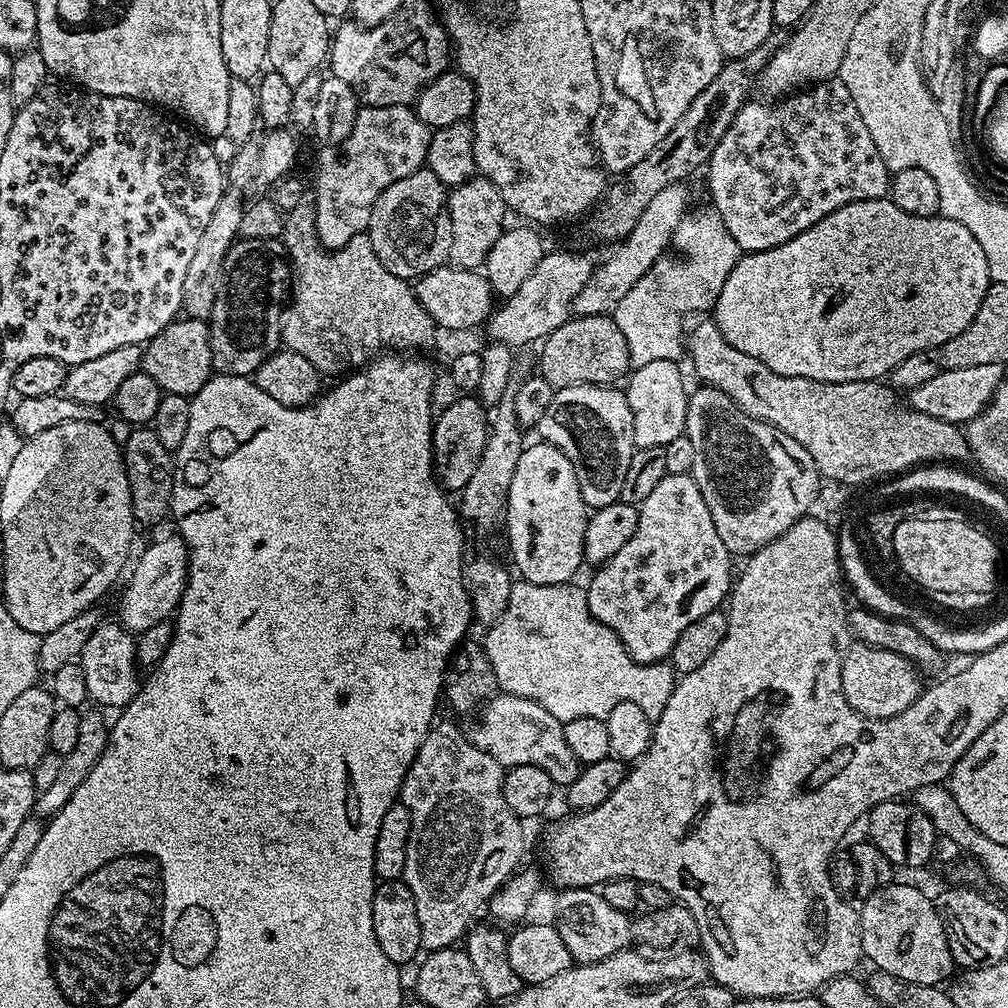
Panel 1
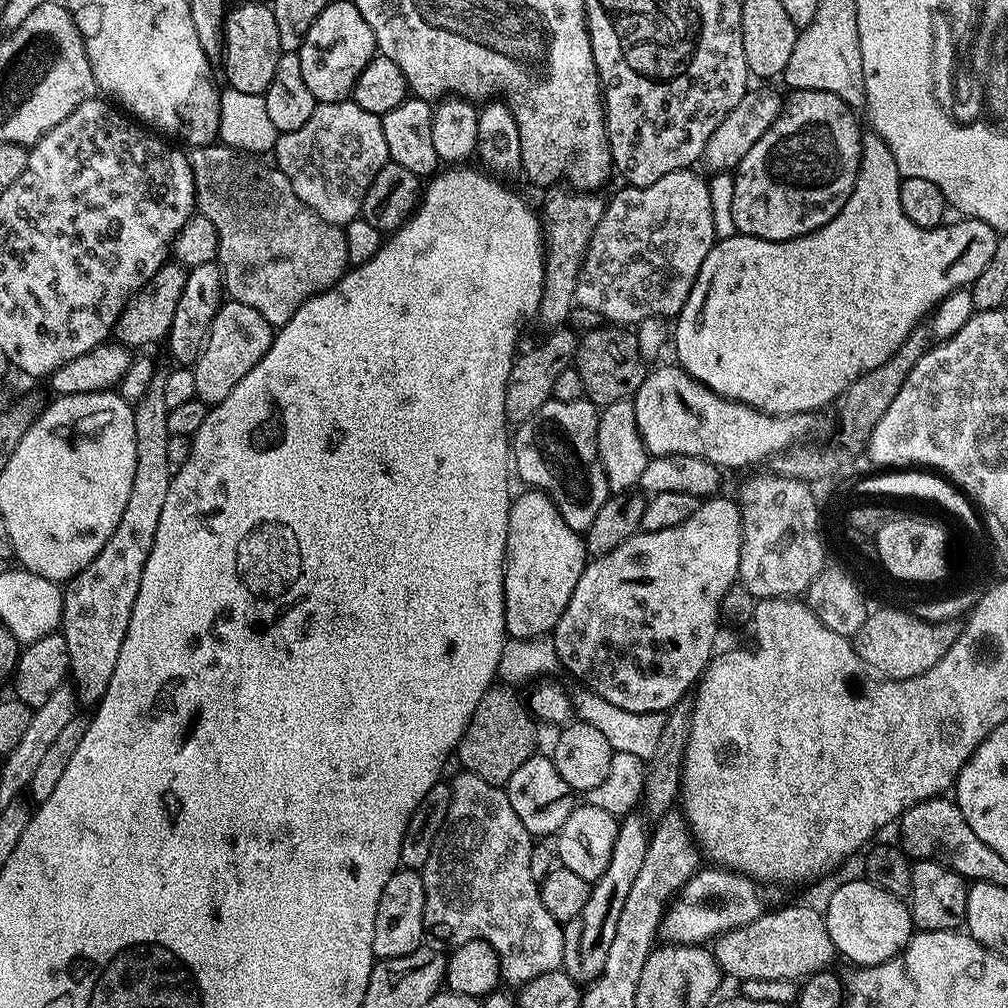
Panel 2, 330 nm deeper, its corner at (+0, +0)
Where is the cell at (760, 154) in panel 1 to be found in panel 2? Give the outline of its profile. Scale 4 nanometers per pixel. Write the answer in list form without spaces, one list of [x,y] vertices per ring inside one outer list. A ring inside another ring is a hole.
[[[797,88],[791,95],[792,97],[785,104],[783,101],[776,120],[750,146],[748,153],[745,154],[734,169],[732,213],[734,214],[734,226],[737,233],[741,236],[753,236],[754,238],[762,238],[763,240],[792,240],[796,236],[810,234],[814,230],[826,226],[826,222],[830,222],[835,218],[838,210],[842,210],[842,206],[846,206],[846,198],[850,198],[850,194],[854,190],[854,182],[860,173],[860,159],[862,158],[864,140],[862,139],[862,135],[860,136],[860,124],[856,121],[855,114],[852,113],[855,112],[853,105],[848,104],[842,98],[838,98],[838,94],[830,94],[829,92],[814,90],[813,88]]]

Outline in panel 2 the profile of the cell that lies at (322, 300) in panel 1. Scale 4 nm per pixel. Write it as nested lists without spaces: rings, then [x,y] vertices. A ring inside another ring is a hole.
[[[219,142],[192,148],[187,157],[192,163],[199,215],[210,218],[220,234],[218,263],[224,274],[225,293],[231,299],[254,306],[268,324],[279,326],[290,322],[305,302],[332,288],[349,271],[344,228],[319,220],[304,205],[302,198],[294,194],[294,186],[290,186],[286,174],[282,174],[279,168],[271,163],[263,164],[260,161],[263,159]]]

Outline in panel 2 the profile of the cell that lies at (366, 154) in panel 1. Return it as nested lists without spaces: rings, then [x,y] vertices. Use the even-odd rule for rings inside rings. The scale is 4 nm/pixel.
[[[349,98],[333,104],[317,103],[314,114],[306,118],[306,126],[298,126],[298,130],[281,132],[276,137],[274,149],[275,167],[294,186],[294,194],[302,198],[304,205],[326,224],[347,226],[363,213],[364,199],[370,186],[385,164],[389,163],[386,150],[386,134],[382,134],[382,119],[370,114],[370,110],[362,110],[356,101]]]

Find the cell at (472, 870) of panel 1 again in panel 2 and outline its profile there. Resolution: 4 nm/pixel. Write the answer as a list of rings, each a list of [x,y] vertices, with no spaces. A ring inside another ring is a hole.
[[[467,770],[461,771],[461,773],[461,776],[456,776],[450,780],[452,797],[443,813],[440,831],[437,832],[436,840],[430,850],[430,858],[426,858],[426,866],[422,869],[424,877],[424,927],[430,930],[431,935],[433,932],[434,935],[441,936],[444,940],[453,940],[453,945],[456,946],[465,944],[467,940],[488,940],[496,947],[501,957],[506,958],[507,979],[509,976],[512,980],[527,982],[537,977],[538,974],[557,971],[566,960],[566,955],[564,956],[564,932],[560,929],[563,928],[561,921],[555,920],[550,914],[550,910],[546,910],[546,906],[540,897],[538,883],[530,874],[530,858],[534,837],[526,830],[526,826],[522,826],[518,814],[514,814],[514,806],[510,806],[510,798],[503,787],[486,782]]]

